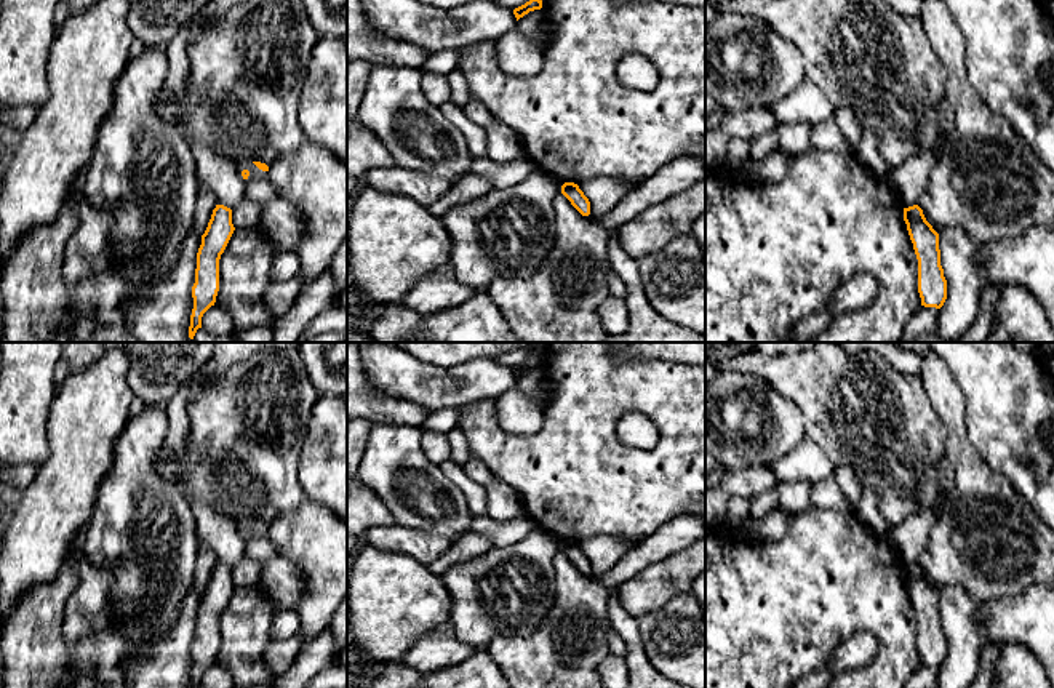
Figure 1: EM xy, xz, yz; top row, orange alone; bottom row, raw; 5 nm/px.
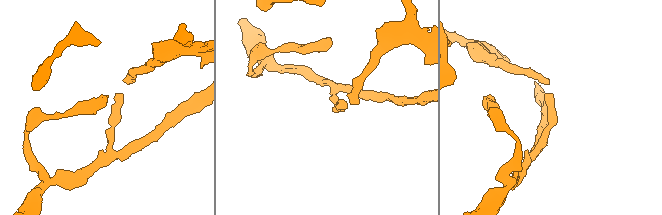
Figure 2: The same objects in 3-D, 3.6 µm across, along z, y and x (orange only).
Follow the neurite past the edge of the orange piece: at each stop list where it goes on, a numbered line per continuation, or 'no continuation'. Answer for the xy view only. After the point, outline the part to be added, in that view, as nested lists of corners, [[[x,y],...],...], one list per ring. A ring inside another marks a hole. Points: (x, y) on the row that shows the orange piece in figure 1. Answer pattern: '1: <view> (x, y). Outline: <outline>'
1: xy (242, 162). Outline: [[[245,154],[232,157],[230,160],[237,165],[240,174],[243,170],[250,171],[250,176],[245,179],[245,182],[254,178],[267,176],[267,171],[259,170]]]

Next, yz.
no continuation

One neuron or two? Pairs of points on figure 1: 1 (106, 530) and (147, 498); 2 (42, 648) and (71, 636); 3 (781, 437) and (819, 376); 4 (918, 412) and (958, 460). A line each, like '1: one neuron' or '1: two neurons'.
1: one neuron
2: two neurons
3: two neurons
4: two neurons

